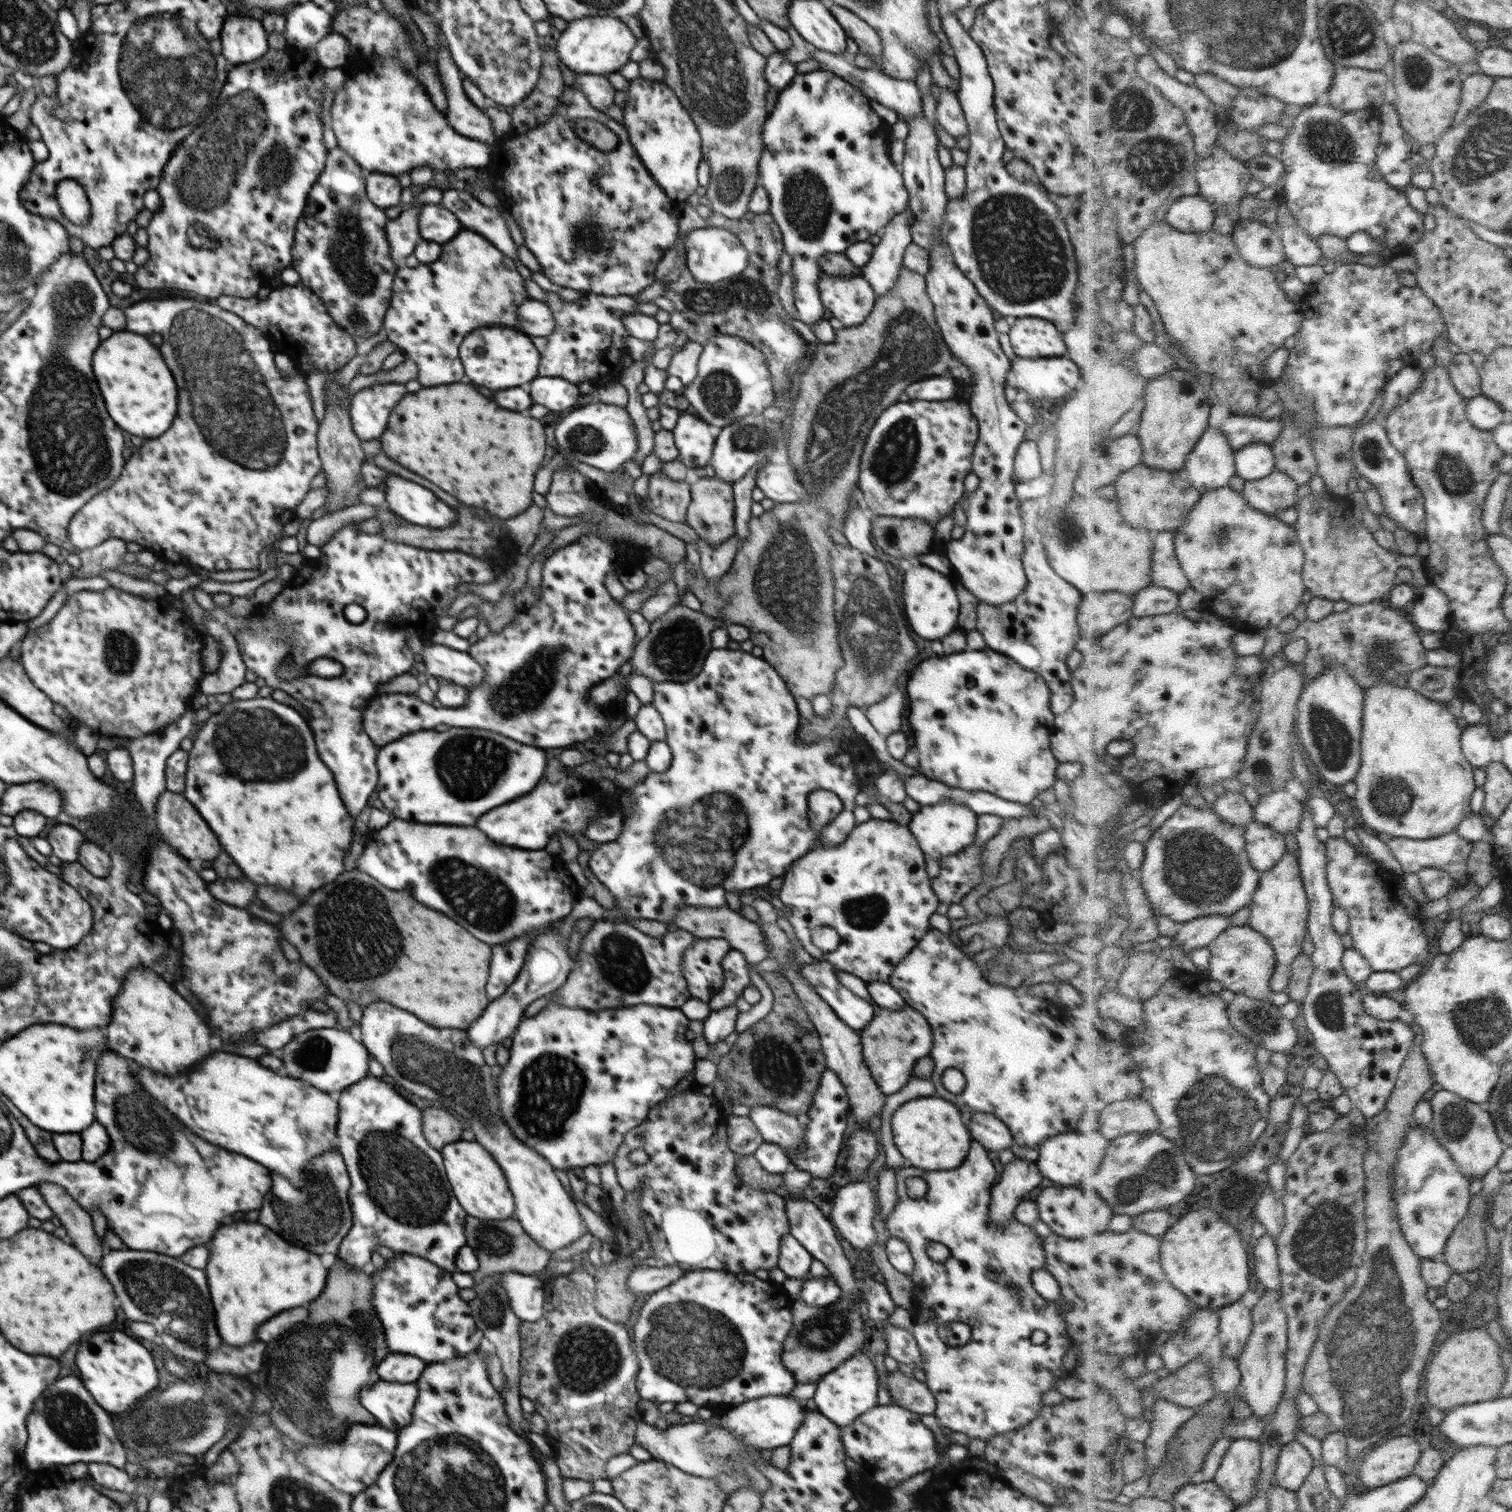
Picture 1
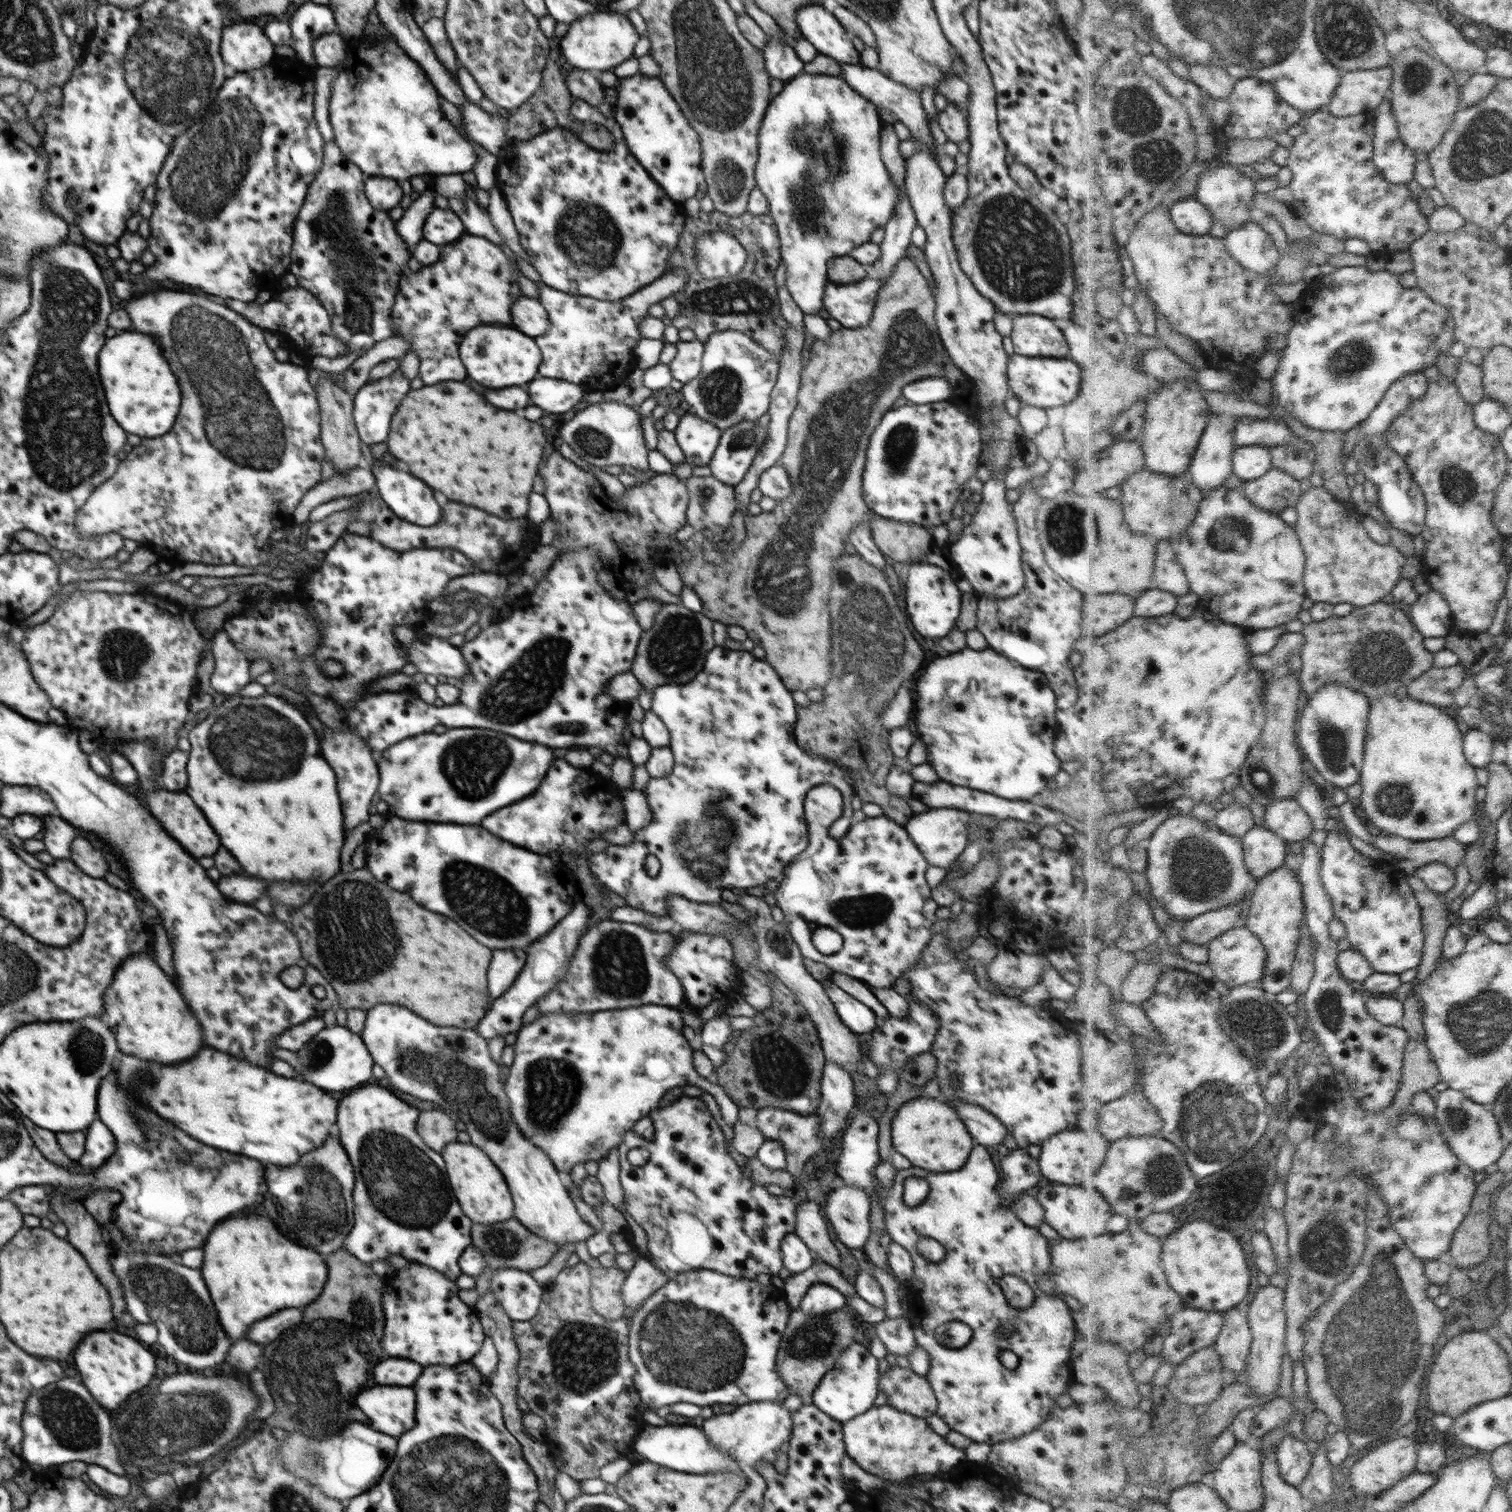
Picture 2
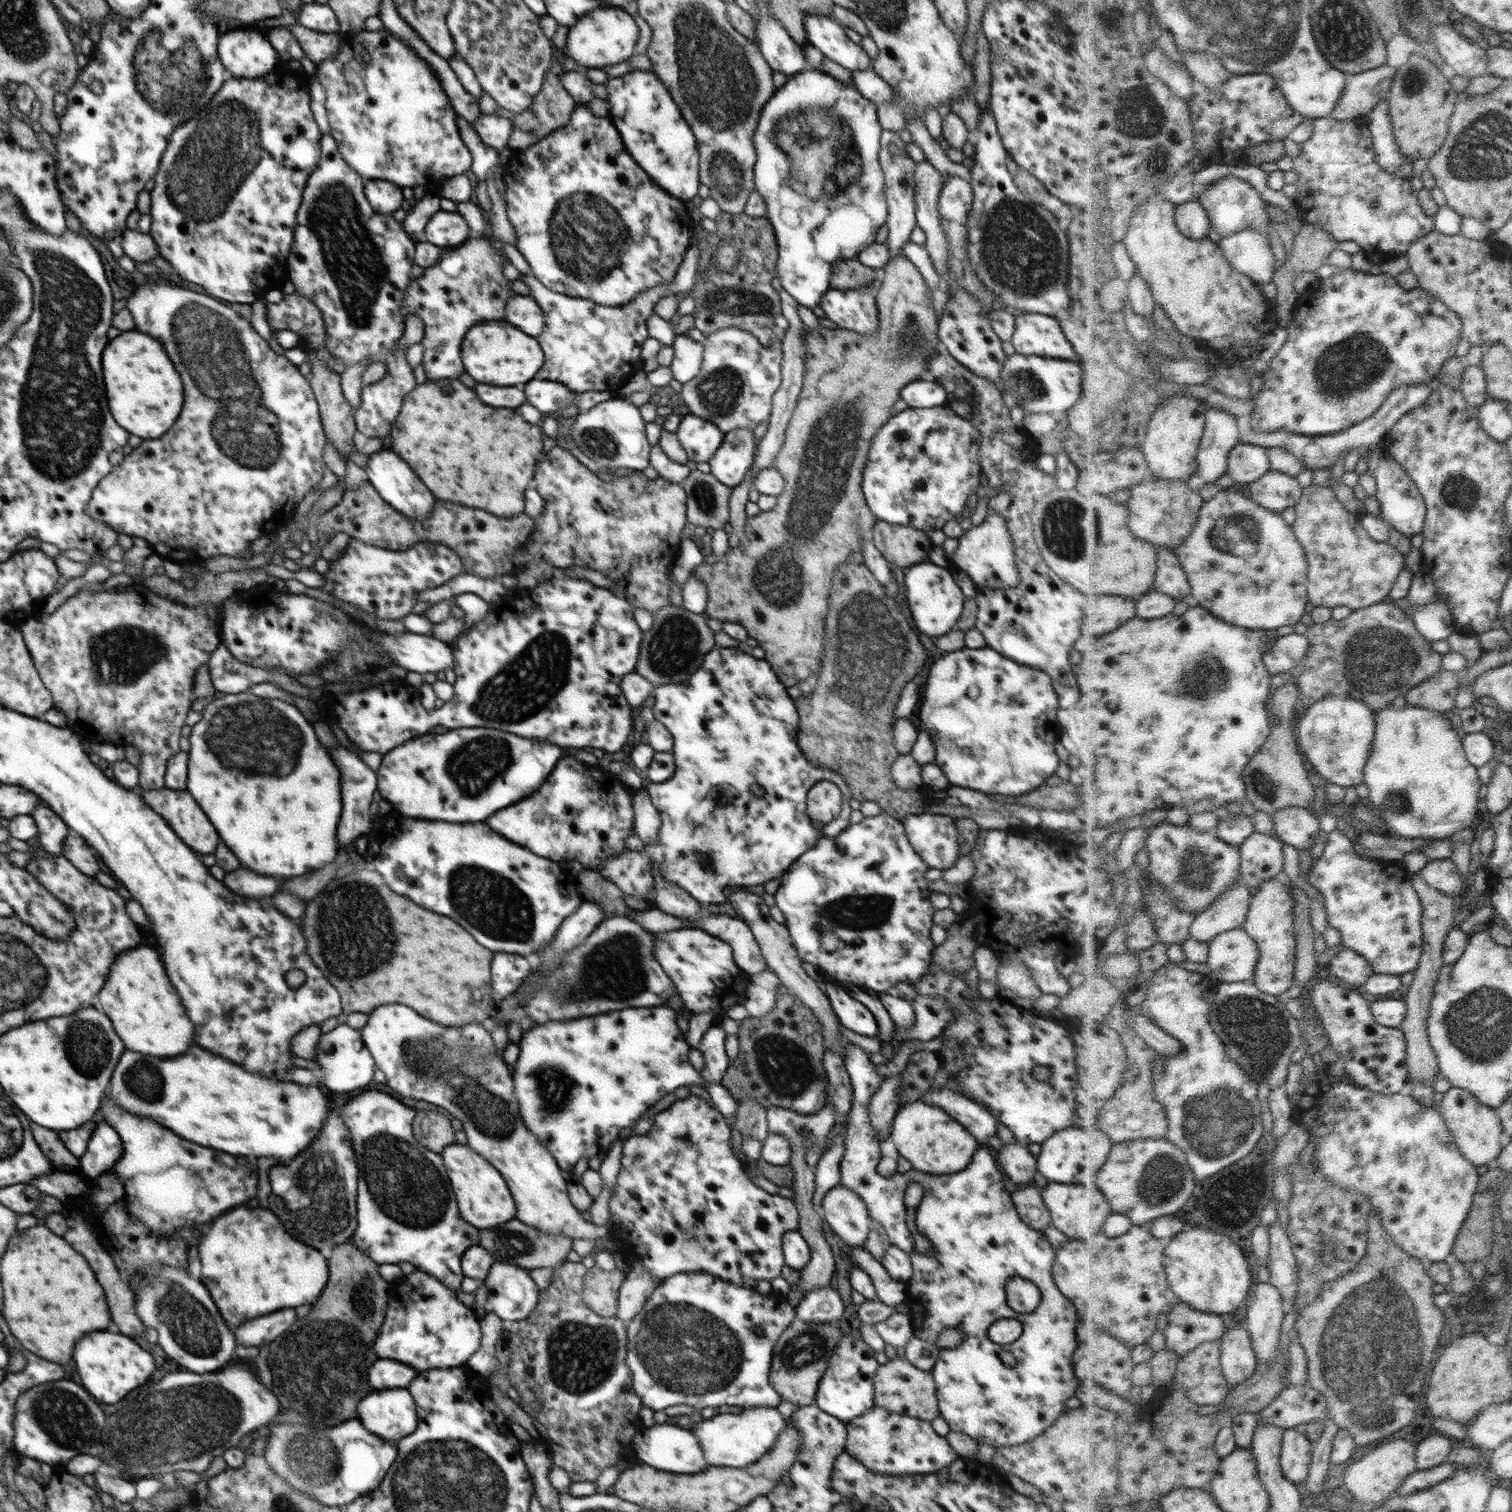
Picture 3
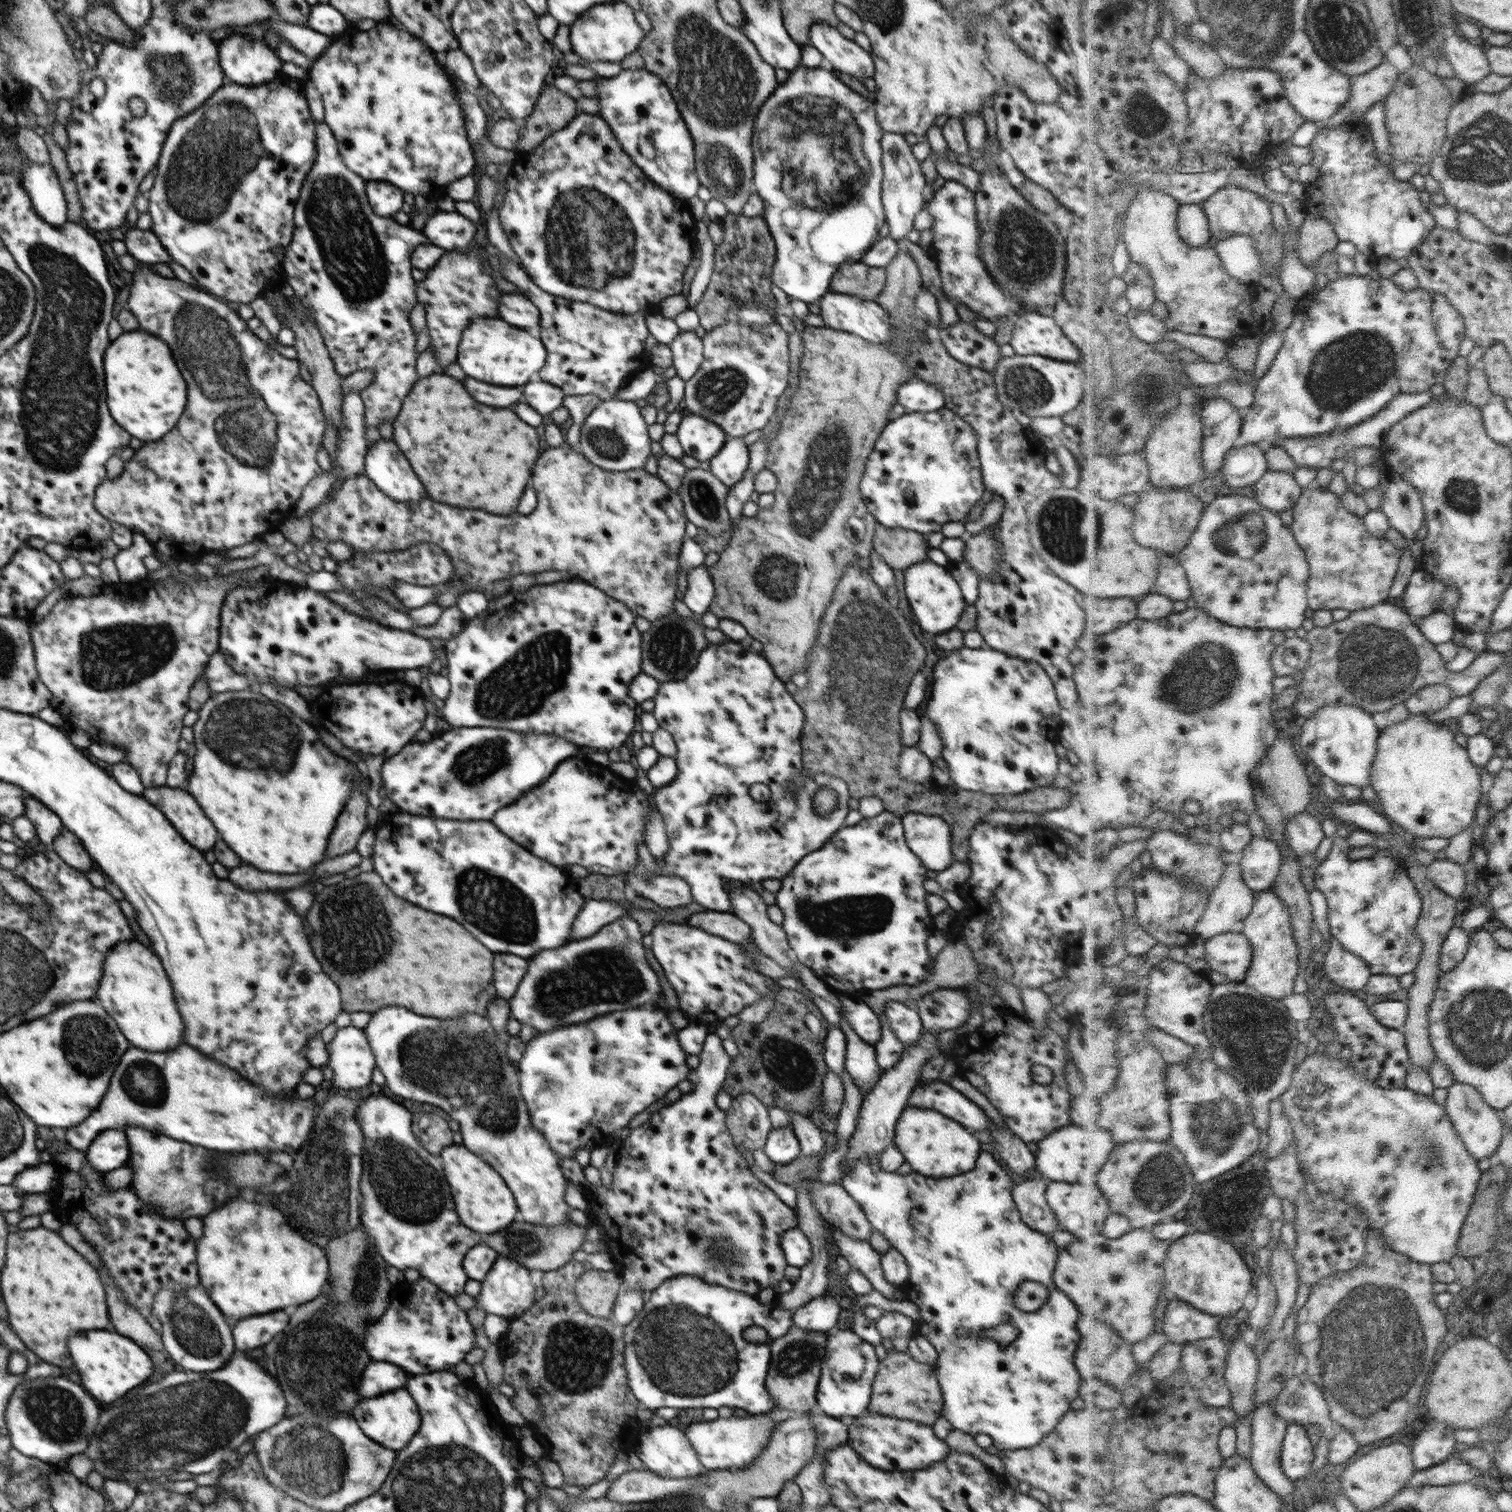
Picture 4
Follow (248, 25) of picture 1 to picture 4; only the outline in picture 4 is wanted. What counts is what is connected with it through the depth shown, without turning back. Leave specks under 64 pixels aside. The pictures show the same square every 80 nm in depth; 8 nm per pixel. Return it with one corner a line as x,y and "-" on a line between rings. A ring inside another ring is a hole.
230,35
218,43
220,66
228,82
264,85
281,70
283,61
263,40

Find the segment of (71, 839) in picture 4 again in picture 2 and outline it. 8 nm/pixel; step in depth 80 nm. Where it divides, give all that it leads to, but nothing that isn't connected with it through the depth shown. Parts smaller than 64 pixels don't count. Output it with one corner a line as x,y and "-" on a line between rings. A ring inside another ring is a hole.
78,835
71,842
71,860
88,876
102,879
109,872
108,863
102,852
96,850
83,836

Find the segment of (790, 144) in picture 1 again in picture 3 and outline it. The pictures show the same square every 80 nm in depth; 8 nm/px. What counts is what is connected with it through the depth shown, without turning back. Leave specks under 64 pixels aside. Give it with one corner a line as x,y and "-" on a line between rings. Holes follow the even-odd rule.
809,67
795,75
790,75
786,84
775,90
772,99
768,100
768,103
762,108
753,134
753,143
757,155
753,171
755,190
759,192
766,203
765,216
770,221
777,240
776,276
779,278
783,290
794,298
798,305
810,310
815,306
820,306
823,294
831,288
829,282
833,271
832,265
835,262
856,259
861,250
874,243
876,232
886,222
888,214
884,170
880,167
879,162
883,128
877,118
877,107
870,100
863,98
852,85
844,84
832,77
-
792,112
794,112
798,121
794,122
794,128
800,128
800,124
804,126
801,133
798,132
798,136
810,134
812,142
815,142
812,148
816,151
816,155
812,155
811,160
807,160
810,161
810,166
806,162
806,166
802,166
804,151
794,142
794,135
784,130
782,120
786,116
790,120
786,124
786,128
788,130
792,128
-
775,136
777,136
779,147
781,147
781,142
784,141
782,150
789,156
786,156
774,144
776,142

